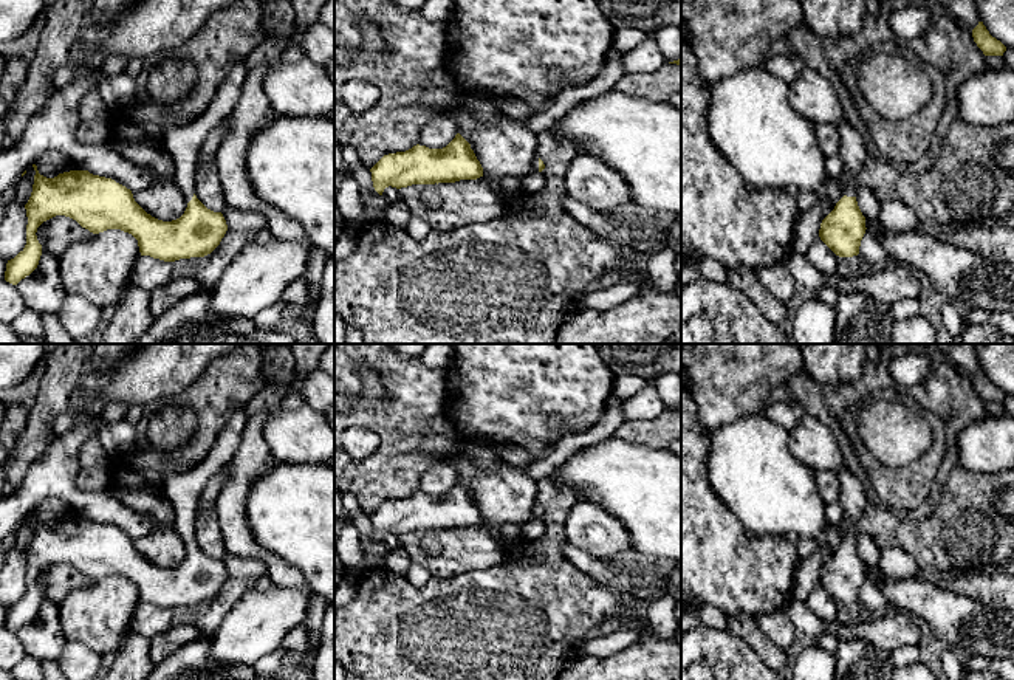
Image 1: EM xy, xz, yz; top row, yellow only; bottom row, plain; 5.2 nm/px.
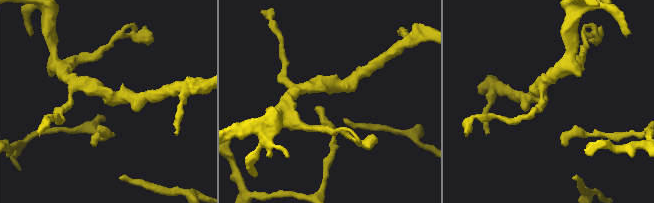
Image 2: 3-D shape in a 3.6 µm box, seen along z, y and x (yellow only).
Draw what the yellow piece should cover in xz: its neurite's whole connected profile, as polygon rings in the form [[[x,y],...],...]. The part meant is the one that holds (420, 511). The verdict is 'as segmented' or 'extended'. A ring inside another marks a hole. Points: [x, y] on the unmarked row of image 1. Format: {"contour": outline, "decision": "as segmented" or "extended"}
{"contour": [[[457,480],[443,496],[413,493],[406,499],[384,502],[372,516],[375,537],[412,531],[455,530],[483,524],[483,514],[471,491]]], "decision": "as segmented"}

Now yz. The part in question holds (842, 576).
{"contour": [[[842,465],[838,471],[839,494],[844,516],[839,524],[844,531],[844,544],[834,556],[822,567],[819,584],[839,604],[859,601],[861,587],[865,581],[865,564],[856,548],[855,524],[861,517],[867,496],[859,479]]], "decision": "extended"}

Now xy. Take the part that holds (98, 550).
{"contour": [[[245,406],[234,412],[197,466],[170,472],[164,479],[163,494],[173,503],[176,530],[187,548],[184,561],[176,567],[163,568],[152,564],[135,548],[130,536],[111,525],[88,517],[70,517],[46,525],[33,511],[34,531],[25,551],[26,592],[8,607],[5,627],[17,632],[37,615],[42,603],[37,575],[56,562],[70,564],[93,581],[107,576],[128,579],[138,587],[141,603],[164,609],[211,601],[224,584],[228,572],[221,559],[207,556],[195,542],[198,503],[209,480],[238,449],[246,421]]], "decision": "extended"}

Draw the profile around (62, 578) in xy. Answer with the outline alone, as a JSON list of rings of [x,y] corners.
[[[56,562],[46,568],[45,596],[56,606],[60,606],[70,592],[93,582],[93,579],[82,575],[76,567],[65,562]]]

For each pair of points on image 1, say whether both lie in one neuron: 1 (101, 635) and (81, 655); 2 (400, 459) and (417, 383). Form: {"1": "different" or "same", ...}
{"1": "different", "2": "same"}

